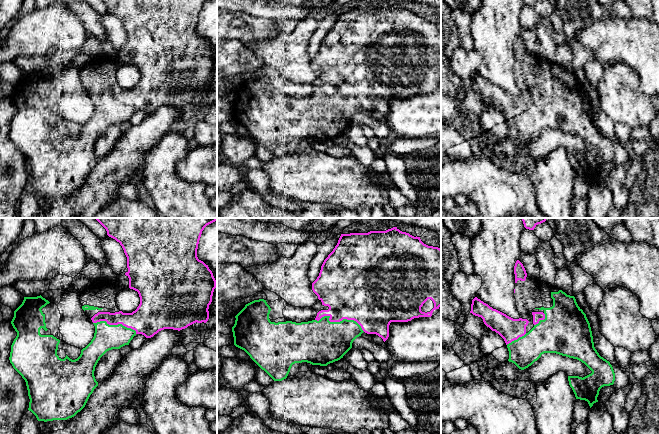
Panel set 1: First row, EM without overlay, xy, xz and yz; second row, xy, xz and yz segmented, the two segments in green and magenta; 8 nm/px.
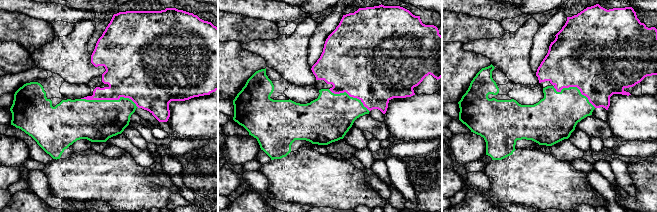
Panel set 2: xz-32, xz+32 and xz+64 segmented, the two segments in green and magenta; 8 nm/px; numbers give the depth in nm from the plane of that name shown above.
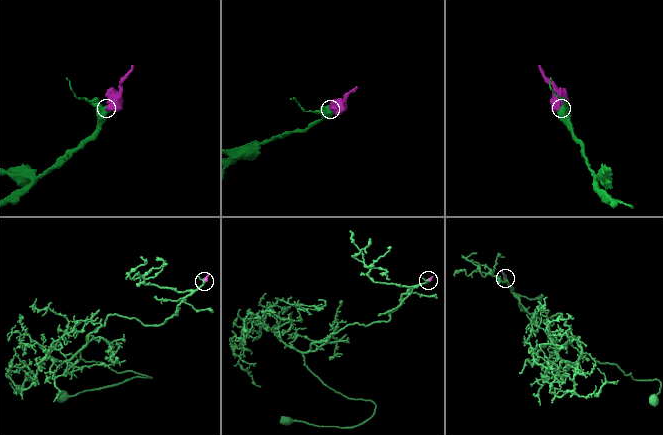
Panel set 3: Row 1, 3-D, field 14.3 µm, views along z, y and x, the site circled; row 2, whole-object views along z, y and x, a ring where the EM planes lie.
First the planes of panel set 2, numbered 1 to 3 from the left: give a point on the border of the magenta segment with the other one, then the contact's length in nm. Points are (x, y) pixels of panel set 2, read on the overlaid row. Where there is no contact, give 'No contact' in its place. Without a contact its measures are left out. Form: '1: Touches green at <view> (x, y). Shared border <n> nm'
1: Touches green at xz-32 (110, 100). Shared border 460 nm
2: Touches green at xz+32 (348, 95). Shared border 380 nm
3: Touches green at xz+64 (575, 87). Shared border 380 nm

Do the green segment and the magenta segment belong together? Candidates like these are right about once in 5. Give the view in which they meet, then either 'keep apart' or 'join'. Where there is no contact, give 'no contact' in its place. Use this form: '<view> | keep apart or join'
xz | join

